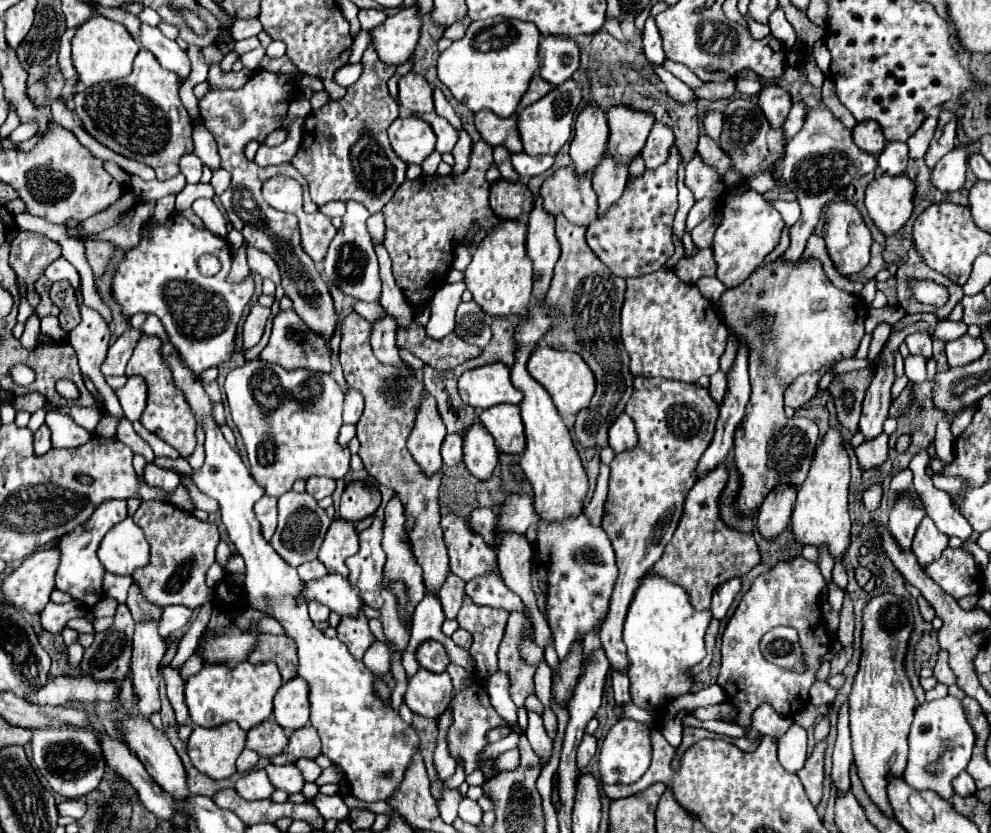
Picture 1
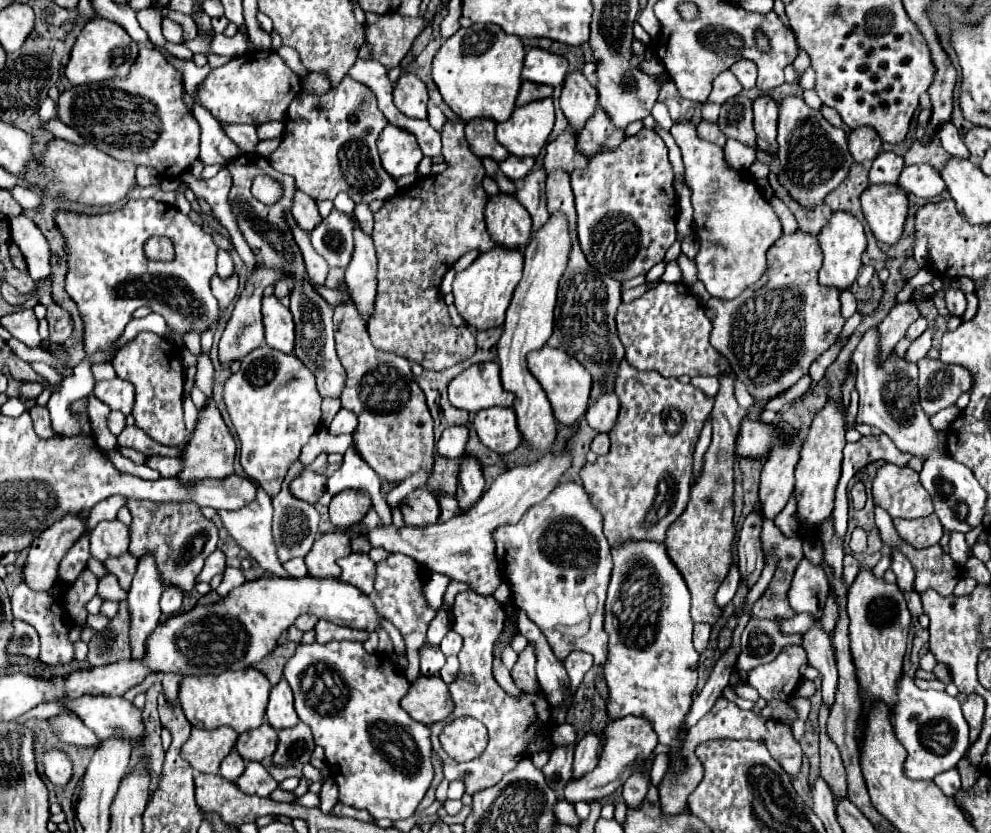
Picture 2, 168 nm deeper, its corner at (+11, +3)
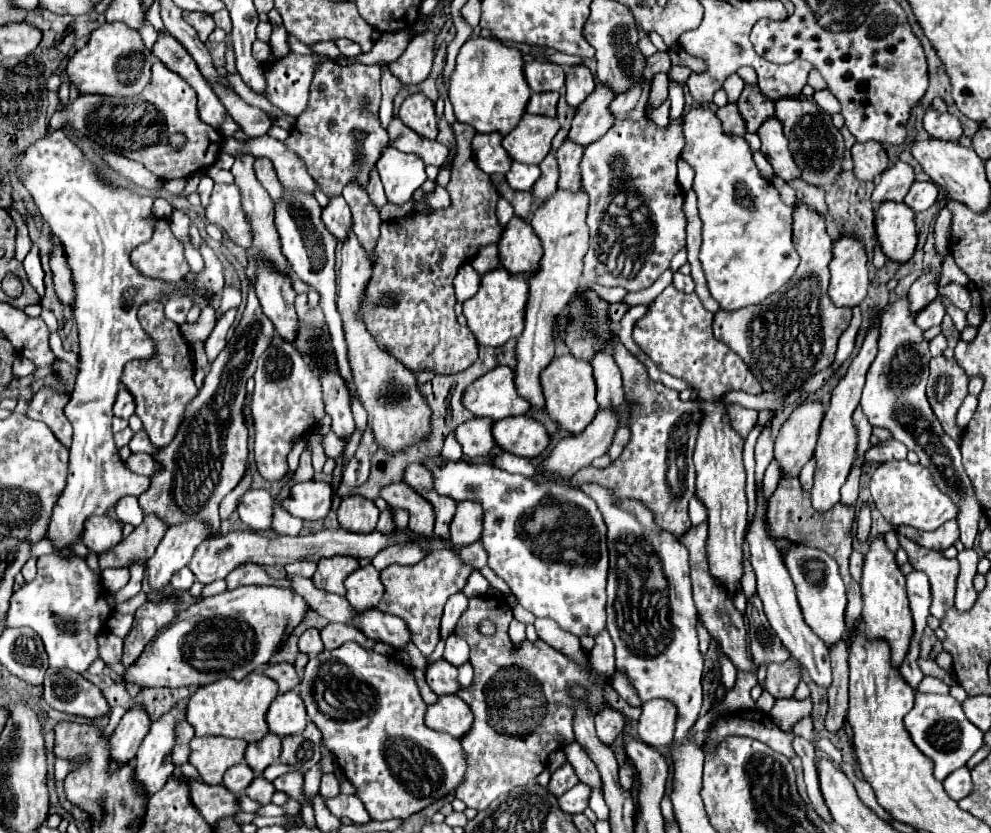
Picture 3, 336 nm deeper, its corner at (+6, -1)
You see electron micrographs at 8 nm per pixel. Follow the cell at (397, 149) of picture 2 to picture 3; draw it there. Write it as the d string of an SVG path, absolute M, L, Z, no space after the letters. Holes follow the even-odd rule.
M392 146L382 152L376 168L382 178L386 198L394 204L408 202L414 190L420 188L426 180L422 158L418 154L400 152Z

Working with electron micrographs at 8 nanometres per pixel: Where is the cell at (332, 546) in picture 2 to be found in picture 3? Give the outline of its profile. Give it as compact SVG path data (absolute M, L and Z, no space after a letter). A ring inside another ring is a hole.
M334 556L334 558L322 558L318 562L318 570L314 574L314 586L326 592L334 594L346 594L344 588L344 578L358 570L358 560L356 558L346 558L346 556Z

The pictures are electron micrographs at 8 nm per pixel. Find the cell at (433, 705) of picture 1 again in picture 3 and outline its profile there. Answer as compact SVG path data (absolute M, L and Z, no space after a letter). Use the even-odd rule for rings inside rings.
M456 694L438 696L438 700L428 706L426 718L424 718L428 728L446 732L454 738L464 736L468 732L472 720L474 718L470 714L470 708Z

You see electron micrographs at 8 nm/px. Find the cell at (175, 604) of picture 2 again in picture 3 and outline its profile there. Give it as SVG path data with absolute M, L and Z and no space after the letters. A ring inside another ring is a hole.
M184 568L178 574L174 574L170 584L172 584L174 592L188 592L190 586L194 584L194 574L190 574L190 568Z

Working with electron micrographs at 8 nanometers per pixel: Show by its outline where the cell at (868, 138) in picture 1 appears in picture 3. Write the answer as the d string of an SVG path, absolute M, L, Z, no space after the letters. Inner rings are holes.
M868 140L868 142L856 142L850 150L852 162L854 162L854 176L858 180L872 182L876 180L882 170L888 168L888 156L882 144Z

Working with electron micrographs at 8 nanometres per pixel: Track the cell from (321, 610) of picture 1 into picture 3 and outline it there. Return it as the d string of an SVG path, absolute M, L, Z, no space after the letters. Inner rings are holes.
M308 628L308 630L300 636L298 648L300 648L300 652L306 652L308 656L316 656L316 654L320 654L324 646L322 646L318 628Z

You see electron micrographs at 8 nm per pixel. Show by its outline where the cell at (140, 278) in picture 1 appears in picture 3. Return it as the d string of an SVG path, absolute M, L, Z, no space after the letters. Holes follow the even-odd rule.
M62 130L46 134L44 138L30 144L20 156L14 156L14 168L16 168L16 178L32 194L36 206L40 208L40 214L44 216L44 220L50 224L52 232L60 240L64 248L66 264L70 266L70 272L72 272L72 284L74 284L74 320L78 324L78 336L80 336L80 370L78 370L74 392L64 410L66 418L70 420L74 428L74 438L70 446L68 484L54 506L52 522L46 534L46 538L54 544L56 554L68 556L70 548L82 540L84 524L90 516L102 516L124 494L140 496L142 492L150 488L150 476L140 476L140 474L130 472L126 464L120 460L118 448L112 440L112 404L120 388L122 368L130 360L150 359L155 350L152 339L144 332L136 318L138 308L150 300L164 300L166 296L176 296L184 292L190 292L192 302L198 308L204 308L208 306L208 298L214 296L216 292L222 292L224 288L224 266L214 254L214 250L206 242L202 242L200 254L204 258L204 268L198 274L190 272L178 284L168 284L164 280L146 278L144 274L140 274L132 266L130 254L138 244L148 242L154 234L156 216L152 210L152 198L136 196L130 190L120 190L120 188L102 184L94 174L94 166L82 156L80 148Z

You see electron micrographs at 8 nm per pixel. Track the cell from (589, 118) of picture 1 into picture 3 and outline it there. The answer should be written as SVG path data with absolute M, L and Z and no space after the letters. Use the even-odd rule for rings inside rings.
M574 66L566 74L566 102L578 108L596 88L594 76L586 66Z

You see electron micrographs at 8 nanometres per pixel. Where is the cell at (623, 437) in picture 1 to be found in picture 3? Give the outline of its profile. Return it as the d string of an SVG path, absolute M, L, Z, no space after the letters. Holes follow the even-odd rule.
M598 354L598 358L594 358L592 362L592 368L594 368L596 386L598 386L596 402L600 404L600 408L608 410L608 408L618 408L620 404L624 404L622 378L614 358L610 354Z

